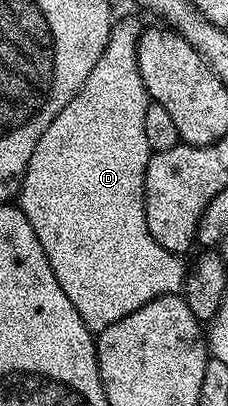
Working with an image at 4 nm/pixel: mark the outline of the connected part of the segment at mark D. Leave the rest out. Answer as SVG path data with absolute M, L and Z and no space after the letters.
M127 16L124 20L116 19L112 23L109 42L105 50L101 50L101 58L97 58L97 66L89 70L89 78L85 78L79 93L67 103L65 110L61 110L61 114L57 114L57 118L53 118L53 122L49 122L45 134L41 134L33 150L33 158L29 158L23 189L19 191L17 197L17 207L25 214L25 218L29 218L29 226L33 226L33 234L37 234L37 242L41 242L45 250L45 258L49 258L49 266L53 266L53 274L57 274L57 282L61 282L61 290L65 290L65 298L73 302L73 310L81 314L85 326L92 334L104 332L109 326L113 326L113 322L121 322L121 318L133 314L133 310L141 310L141 306L153 302L159 296L169 296L184 291L185 269L183 270L183 264L179 261L182 259L156 242L153 234L149 234L149 226L145 218L145 170L149 166L153 153L149 142L145 142L145 110L149 97L147 87L144 86L141 78L141 70L137 66L139 35L144 31L144 25L139 25L139 20L135 16Z

